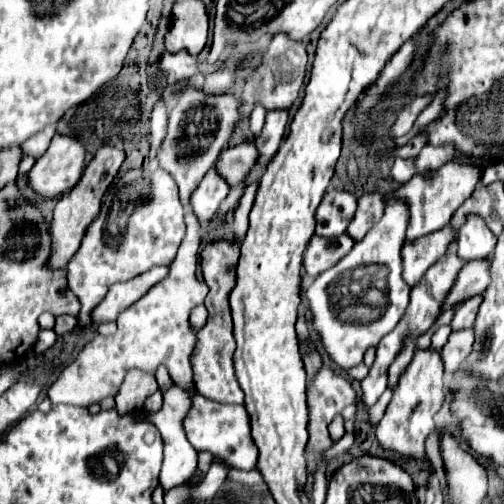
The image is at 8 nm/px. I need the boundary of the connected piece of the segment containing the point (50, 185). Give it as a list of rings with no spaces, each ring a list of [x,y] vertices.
[[[56,134],[28,174],[30,188],[44,198],[56,198],[72,190],[86,168],[84,158],[86,150],[74,134]]]

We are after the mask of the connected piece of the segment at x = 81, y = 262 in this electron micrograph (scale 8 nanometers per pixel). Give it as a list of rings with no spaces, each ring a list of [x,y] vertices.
[[[140,168],[140,170],[128,170],[124,172],[110,188],[110,192],[104,198],[100,214],[94,218],[90,228],[86,230],[86,236],[82,240],[80,250],[70,258],[68,262],[68,286],[80,300],[80,314],[78,324],[86,330],[94,326],[92,312],[94,308],[104,300],[104,294],[114,282],[128,282],[154,266],[170,266],[176,258],[176,250],[184,238],[184,210],[178,200],[178,186],[172,180],[172,176],[162,168]]]

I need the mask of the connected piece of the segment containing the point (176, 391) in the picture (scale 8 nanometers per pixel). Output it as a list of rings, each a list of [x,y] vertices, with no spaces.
[[[170,386],[166,390],[162,390],[164,394],[164,404],[158,412],[146,414],[146,420],[150,420],[162,434],[162,444],[164,444],[164,462],[162,462],[162,476],[160,486],[164,490],[170,490],[172,486],[180,486],[186,482],[186,478],[194,472],[196,468],[196,450],[190,446],[190,442],[186,440],[186,434],[182,430],[182,418],[184,418],[184,410],[188,408],[188,394],[184,390],[180,390],[178,386]]]

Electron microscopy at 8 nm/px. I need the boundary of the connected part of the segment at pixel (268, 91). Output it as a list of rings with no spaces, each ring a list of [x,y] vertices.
[[[286,34],[276,36],[272,40],[272,44],[268,46],[268,52],[264,56],[264,62],[262,62],[260,70],[252,78],[256,82],[246,84],[244,90],[240,92],[240,96],[246,102],[246,106],[242,108],[244,118],[250,116],[256,102],[260,102],[266,110],[292,106],[292,102],[298,98],[298,92],[300,92],[300,88],[304,84],[304,76],[306,76],[306,48],[304,48],[304,44],[290,40]]]

